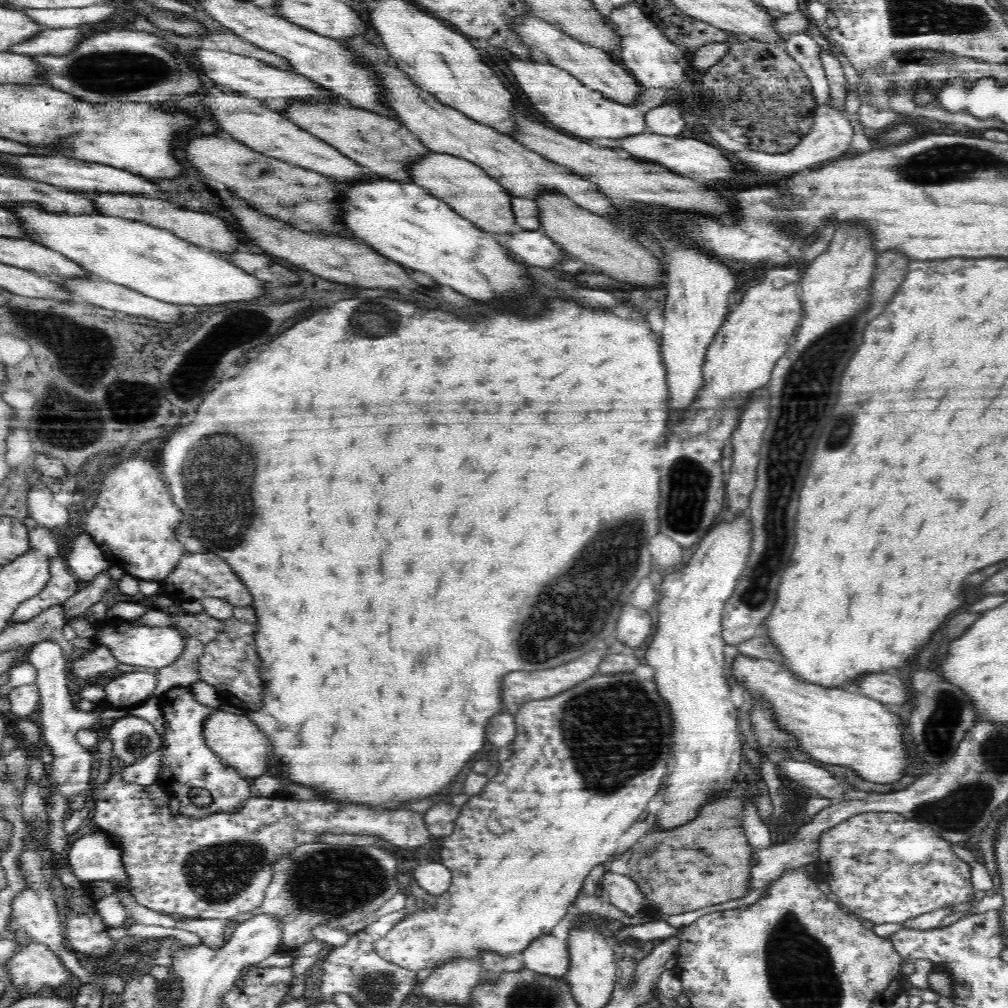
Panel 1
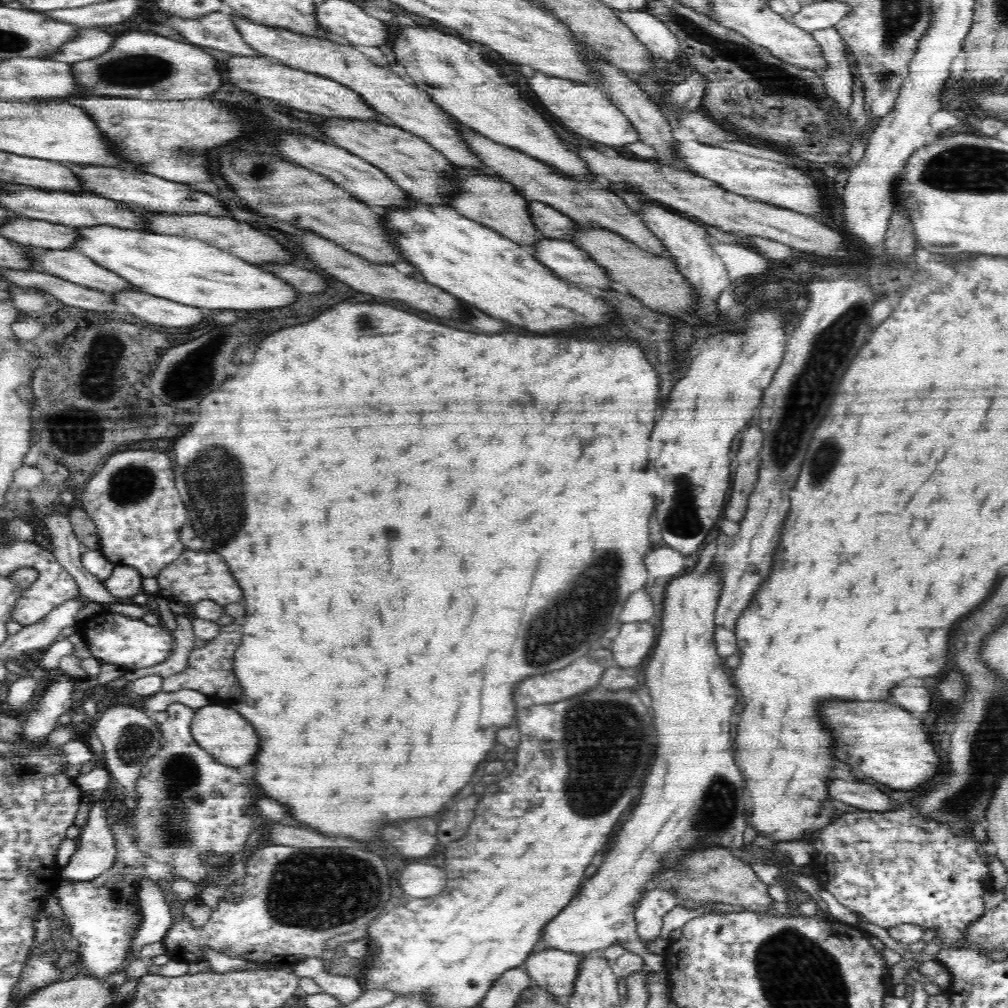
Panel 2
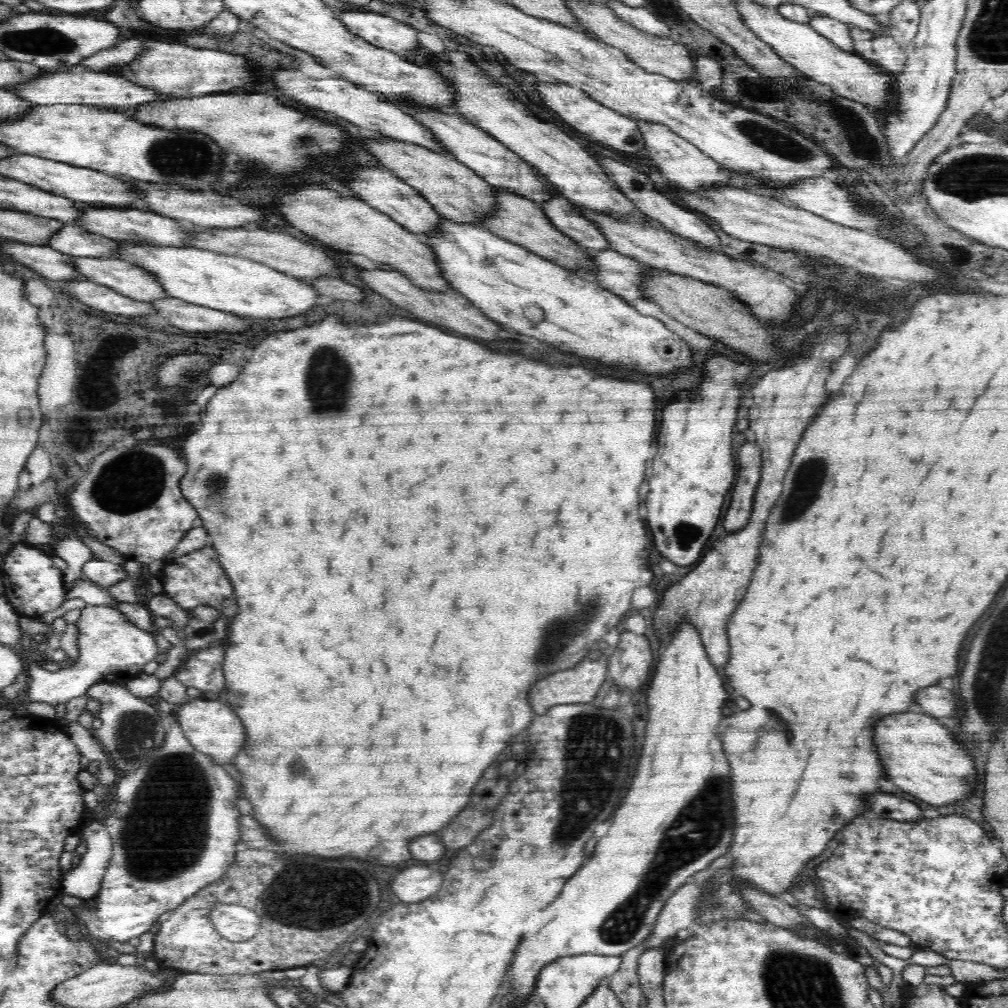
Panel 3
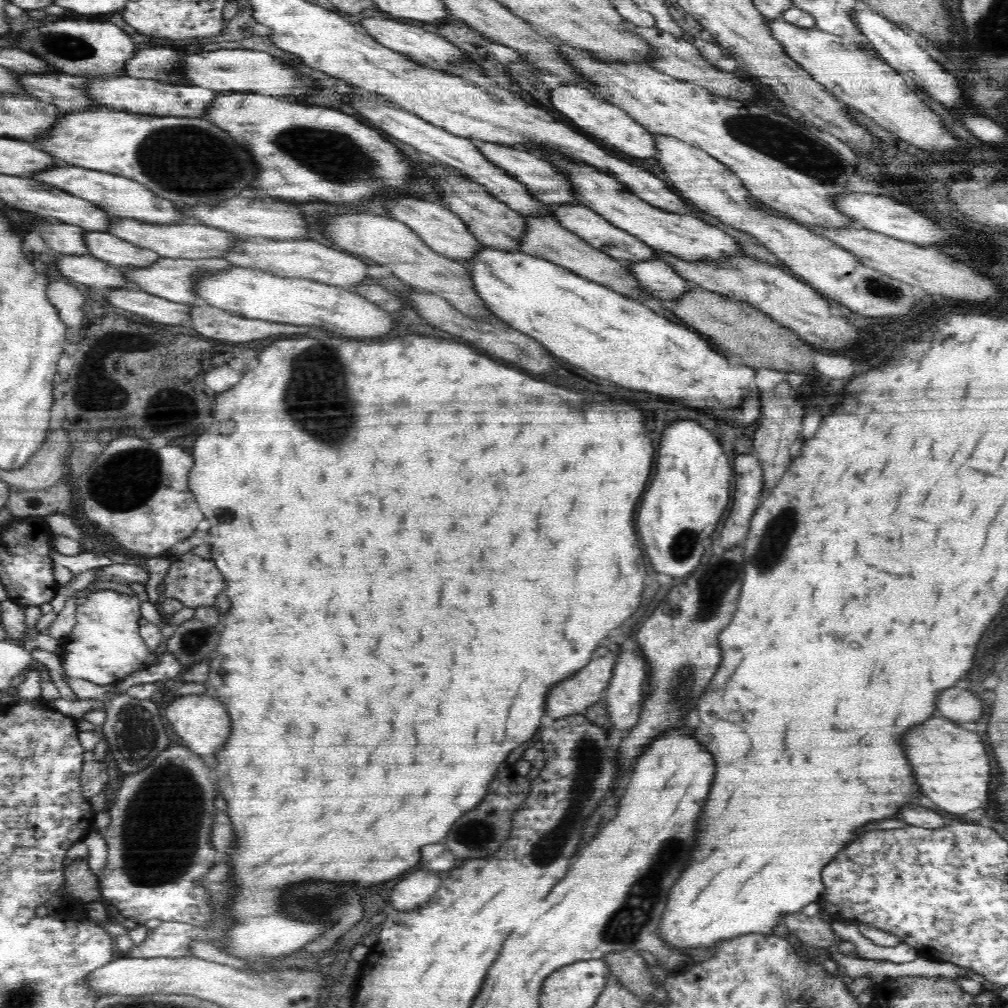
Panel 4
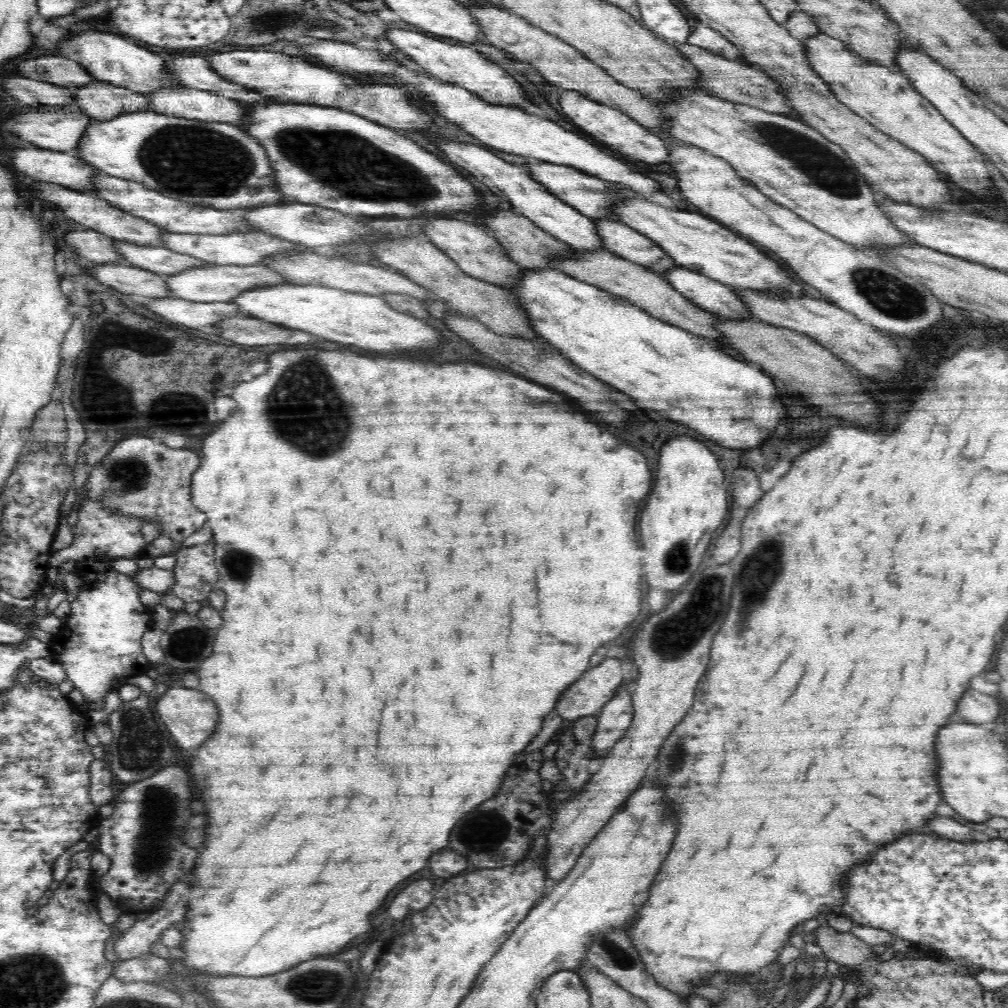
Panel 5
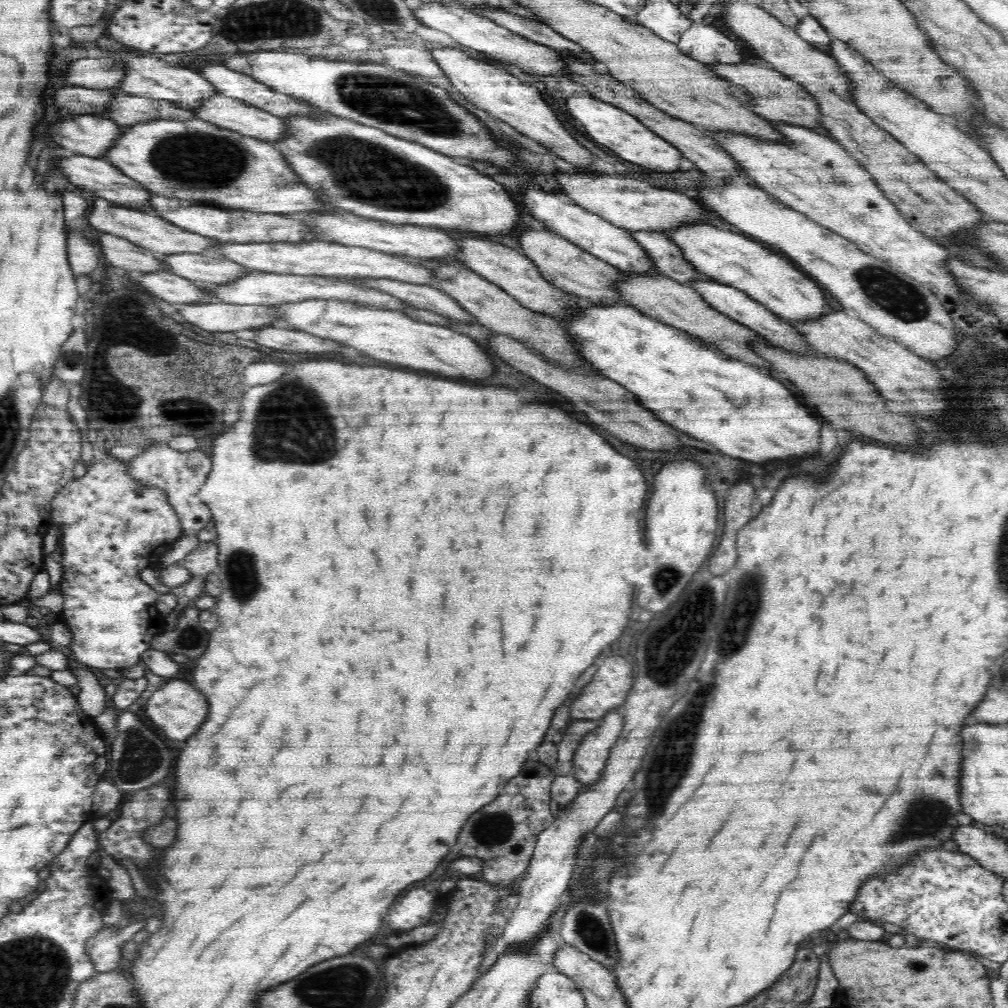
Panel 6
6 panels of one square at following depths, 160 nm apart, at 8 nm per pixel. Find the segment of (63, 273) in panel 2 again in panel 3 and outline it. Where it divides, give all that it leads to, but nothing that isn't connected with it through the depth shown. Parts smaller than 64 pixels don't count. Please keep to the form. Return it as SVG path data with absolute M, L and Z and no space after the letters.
M74 257L73 265L83 279L112 288L134 300L150 302L168 297L155 276L116 257Z

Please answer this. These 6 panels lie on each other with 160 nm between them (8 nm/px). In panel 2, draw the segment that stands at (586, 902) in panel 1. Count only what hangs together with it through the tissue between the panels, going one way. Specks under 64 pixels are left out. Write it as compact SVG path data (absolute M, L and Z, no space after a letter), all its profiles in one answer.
M712 903L711 905L702 905L699 907L682 907L682 905L676 905L662 918L663 925L660 937L671 942L673 940L671 938L671 932L676 929L681 929L690 920L700 918L701 916L710 914L710 912L712 914L732 913L732 908L735 908L735 905L724 903Z

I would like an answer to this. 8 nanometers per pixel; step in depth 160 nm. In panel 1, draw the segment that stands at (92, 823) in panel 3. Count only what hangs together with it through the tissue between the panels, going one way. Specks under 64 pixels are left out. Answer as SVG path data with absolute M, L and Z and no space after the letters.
M103 830L91 832L72 843L67 861L74 878L81 882L95 880L120 881L127 884L127 872L123 870L121 850Z

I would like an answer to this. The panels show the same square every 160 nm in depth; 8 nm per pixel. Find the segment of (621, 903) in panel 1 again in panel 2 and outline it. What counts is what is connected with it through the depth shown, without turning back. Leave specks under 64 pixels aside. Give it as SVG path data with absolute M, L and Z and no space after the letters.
M654 888L641 896L639 905L635 906L634 916L637 920L637 931L642 941L660 937L664 915L670 912L678 900L673 890Z

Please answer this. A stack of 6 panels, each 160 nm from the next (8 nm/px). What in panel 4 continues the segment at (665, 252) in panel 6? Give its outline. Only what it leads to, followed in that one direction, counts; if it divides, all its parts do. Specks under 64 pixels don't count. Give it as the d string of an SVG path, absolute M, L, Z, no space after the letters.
M551 203L551 209L554 219L566 230L577 234L582 240L585 240L590 246L596 250L615 258L622 262L636 262L653 259L655 257L656 249L648 246L645 242L638 240L635 236L628 234L625 230L614 226L608 222L603 216L597 212L590 210L590 208L581 205L580 203Z

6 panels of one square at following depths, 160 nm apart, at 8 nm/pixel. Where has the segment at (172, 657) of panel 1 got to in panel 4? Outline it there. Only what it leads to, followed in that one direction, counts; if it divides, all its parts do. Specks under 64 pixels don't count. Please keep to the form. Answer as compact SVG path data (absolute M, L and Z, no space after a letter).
M98 591L88 596L85 604L74 610L76 626L71 634L61 640L62 653L59 655L67 676L84 679L96 685L116 685L118 681L130 676L133 672L148 668L150 662L148 647L138 632L141 602L136 596L119 594L114 591Z

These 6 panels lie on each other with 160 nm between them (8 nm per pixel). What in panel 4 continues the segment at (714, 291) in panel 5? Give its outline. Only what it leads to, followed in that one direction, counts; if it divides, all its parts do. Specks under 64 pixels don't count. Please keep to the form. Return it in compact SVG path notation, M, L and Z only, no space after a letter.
M661 260L632 261L626 262L626 265L629 265L629 271L641 290L645 290L653 298L662 301L677 300L683 292L695 288L684 280L684 276L680 276L669 264Z

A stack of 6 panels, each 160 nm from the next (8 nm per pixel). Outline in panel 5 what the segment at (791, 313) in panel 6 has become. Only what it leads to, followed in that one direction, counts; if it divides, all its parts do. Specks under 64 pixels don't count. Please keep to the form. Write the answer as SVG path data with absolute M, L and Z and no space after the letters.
M626 197L613 204L613 218L641 232L653 240L673 262L685 269L703 274L714 281L734 289L780 293L780 295L806 295L804 288L796 286L790 276L780 270L778 262L764 255L756 246L734 235L728 226L702 215L700 212L670 209L647 199Z

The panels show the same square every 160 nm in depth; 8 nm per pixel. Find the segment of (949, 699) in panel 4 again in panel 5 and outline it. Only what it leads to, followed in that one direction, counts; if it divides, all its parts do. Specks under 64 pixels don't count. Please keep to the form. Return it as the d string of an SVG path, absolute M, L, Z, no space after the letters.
M968 690L958 700L958 708L948 720L982 724L982 722L992 722L998 714L1000 714L1000 704L994 694L980 694L976 690Z

